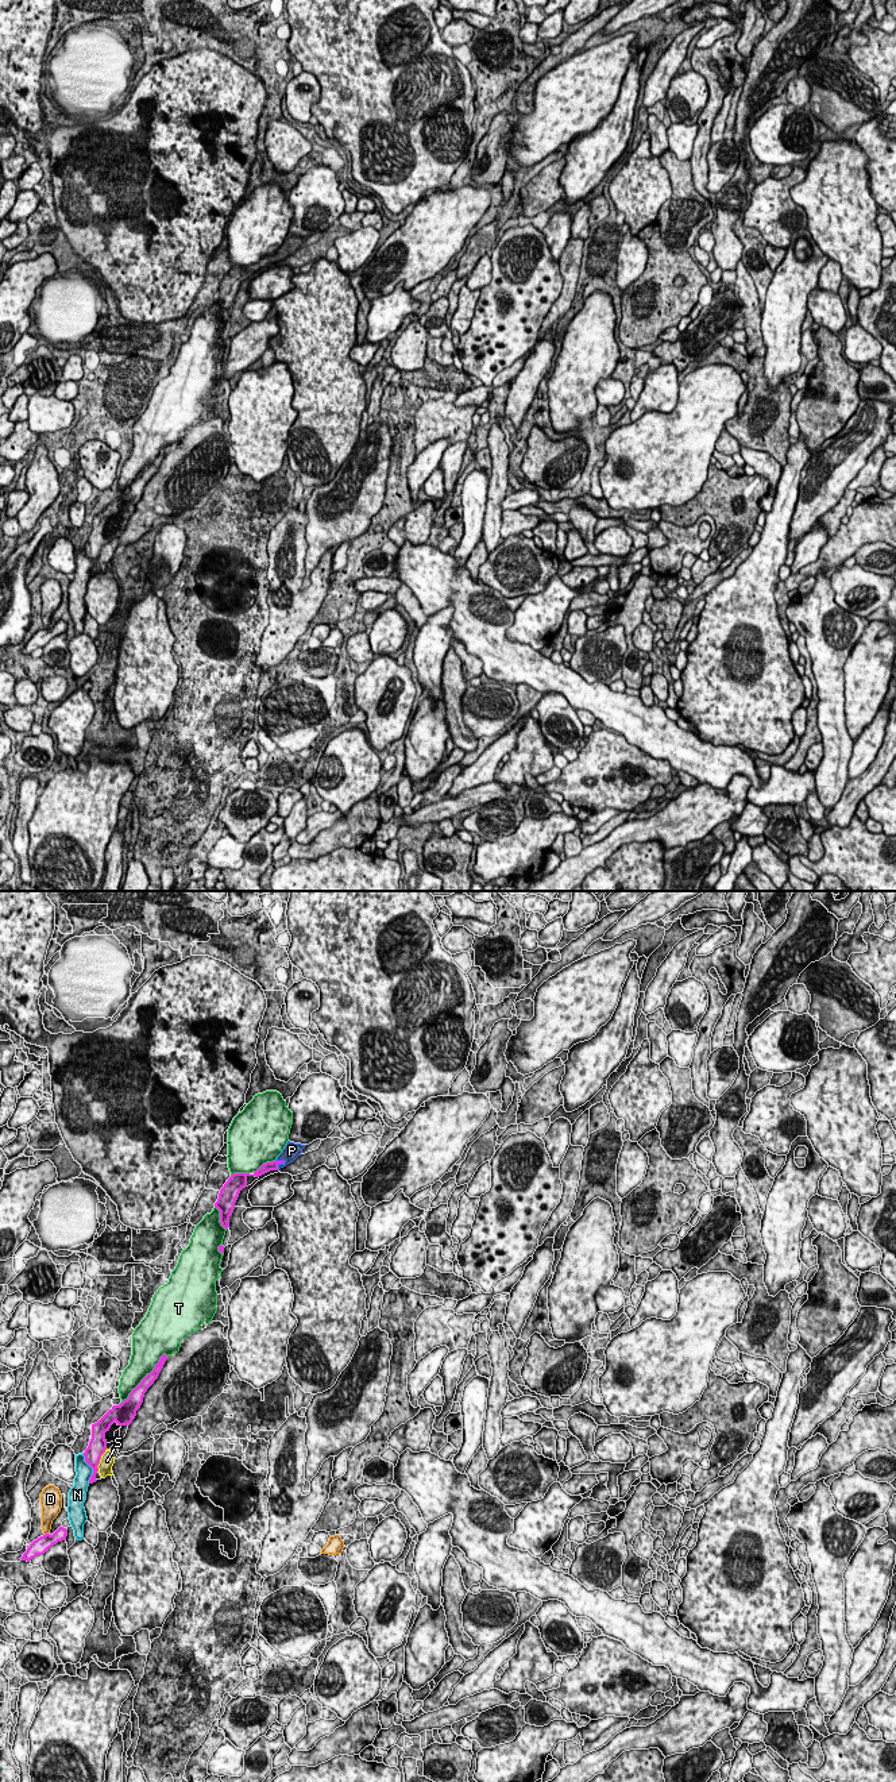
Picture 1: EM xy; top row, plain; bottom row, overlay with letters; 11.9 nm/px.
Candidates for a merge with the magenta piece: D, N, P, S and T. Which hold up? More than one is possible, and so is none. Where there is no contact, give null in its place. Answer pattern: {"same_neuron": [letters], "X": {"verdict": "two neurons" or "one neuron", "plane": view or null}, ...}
{"same_neuron": ["P"], "D": {"verdict": "two neurons", "plane": "xy"}, "N": {"verdict": "two neurons", "plane": "xy"}, "P": {"verdict": "one neuron", "plane": "xy"}, "S": {"verdict": "two neurons", "plane": "xy"}, "T": {"verdict": "two neurons", "plane": "xy"}}

